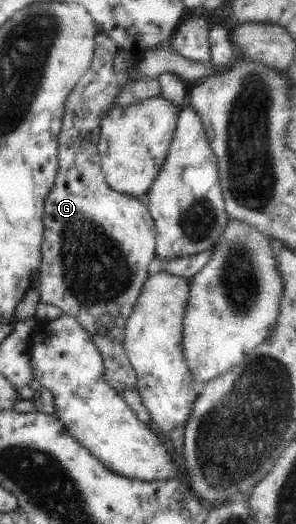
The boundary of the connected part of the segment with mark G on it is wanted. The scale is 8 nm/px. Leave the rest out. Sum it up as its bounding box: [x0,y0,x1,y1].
[36,32,157,425]

